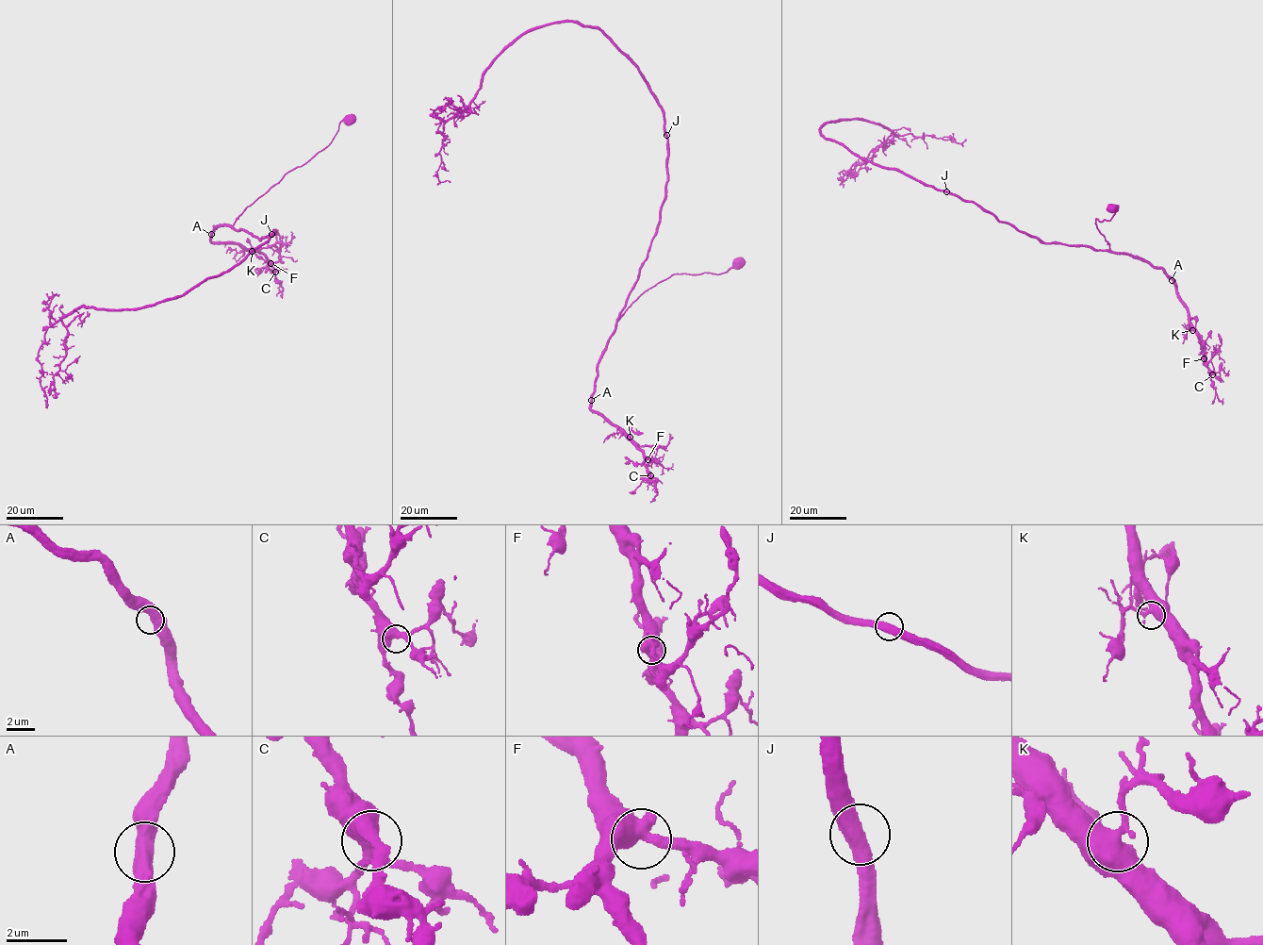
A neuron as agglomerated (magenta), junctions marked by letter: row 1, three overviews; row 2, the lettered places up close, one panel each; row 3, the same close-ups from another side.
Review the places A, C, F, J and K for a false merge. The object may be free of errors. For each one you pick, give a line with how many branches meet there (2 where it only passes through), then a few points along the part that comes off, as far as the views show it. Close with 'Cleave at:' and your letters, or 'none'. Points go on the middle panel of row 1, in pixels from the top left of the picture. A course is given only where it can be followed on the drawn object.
Cleave at: none

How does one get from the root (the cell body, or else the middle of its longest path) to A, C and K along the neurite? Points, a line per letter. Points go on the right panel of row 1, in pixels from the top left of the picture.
A: (947, 191), (974, 202), (999, 220), (1044, 242), (1134, 256), (1161, 269), (1172, 280)
C: (947, 191), (974, 202), (999, 220), (1044, 242), (1130, 255), (1161, 269), (1172, 280), (1212, 374)
K: (947, 191), (974, 202), (999, 220), (1044, 242), (1130, 255), (1157, 266), (1172, 280), (1192, 330)

